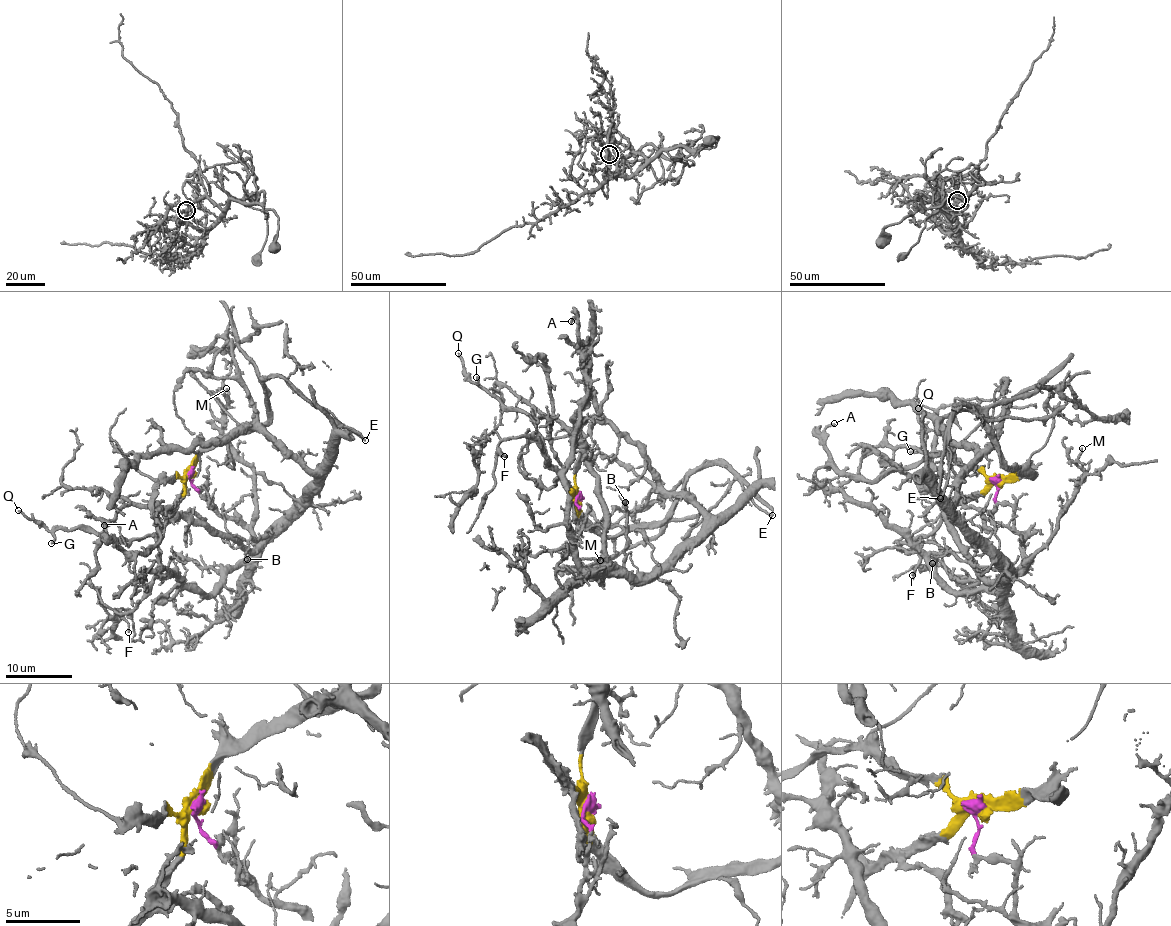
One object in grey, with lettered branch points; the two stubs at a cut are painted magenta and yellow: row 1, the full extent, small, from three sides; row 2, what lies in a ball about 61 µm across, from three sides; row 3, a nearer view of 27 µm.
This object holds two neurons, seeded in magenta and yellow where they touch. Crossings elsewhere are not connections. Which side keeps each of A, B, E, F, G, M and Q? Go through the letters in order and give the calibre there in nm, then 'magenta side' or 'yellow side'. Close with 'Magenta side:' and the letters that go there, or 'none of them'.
A: 180 nm thick; yellow side
B: 160 nm thick; magenta side
E: 110 nm thick; yellow side
F: 120 nm thick; yellow side
G: 200 nm thick; yellow side
M: 160 nm thick; magenta side
Q: 180 nm thick; yellow side
Magenta side: B, M

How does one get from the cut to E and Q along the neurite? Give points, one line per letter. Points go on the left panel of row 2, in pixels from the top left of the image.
E: (188, 473), (198, 456), (268, 420), (262, 383), (277, 376), (365, 440)
Q: (188, 473), (173, 514), (150, 536), (132, 541), (75, 528), (47, 530), (18, 511)

